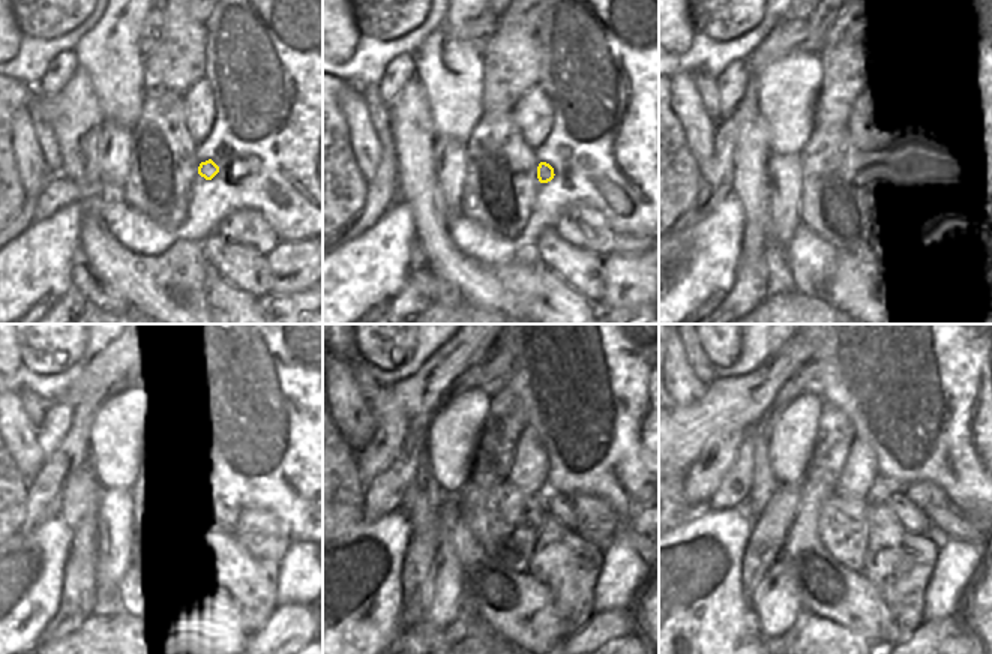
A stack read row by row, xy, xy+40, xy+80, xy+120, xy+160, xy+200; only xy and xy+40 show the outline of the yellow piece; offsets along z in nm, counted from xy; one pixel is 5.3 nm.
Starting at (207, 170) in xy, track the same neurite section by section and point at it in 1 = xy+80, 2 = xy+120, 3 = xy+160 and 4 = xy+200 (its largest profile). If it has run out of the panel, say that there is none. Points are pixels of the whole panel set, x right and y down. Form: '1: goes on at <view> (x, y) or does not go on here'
1: goes on at xy+80 (884, 173)
2: goes on at xy+120 (216, 506)
3: goes on at xy+160 (560, 506)
4: goes on at xy+200 (911, 518)

